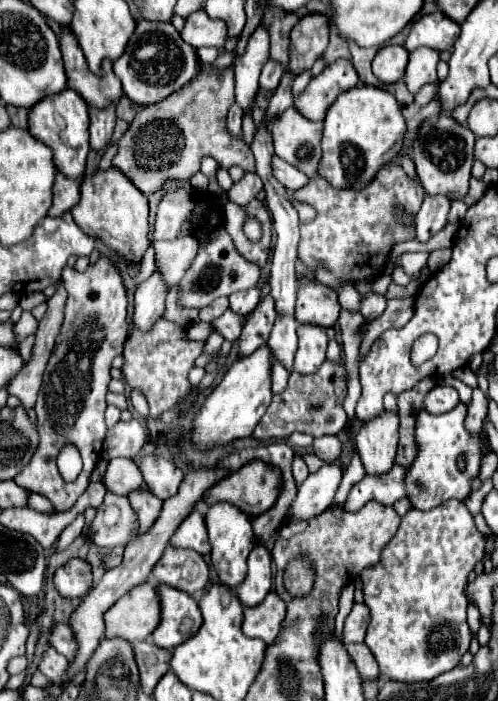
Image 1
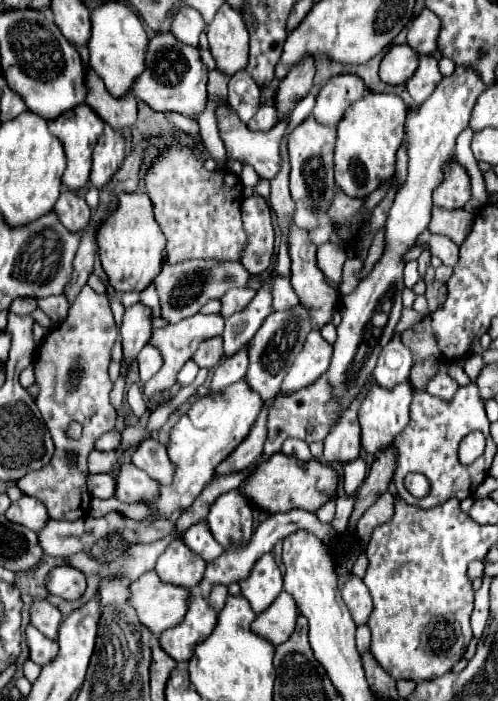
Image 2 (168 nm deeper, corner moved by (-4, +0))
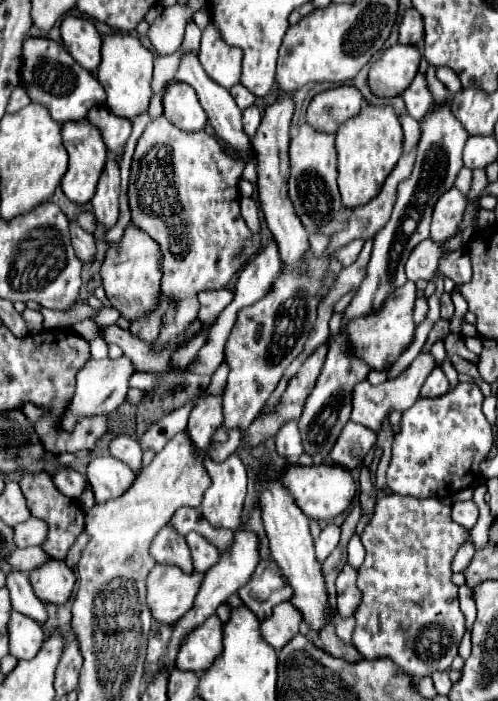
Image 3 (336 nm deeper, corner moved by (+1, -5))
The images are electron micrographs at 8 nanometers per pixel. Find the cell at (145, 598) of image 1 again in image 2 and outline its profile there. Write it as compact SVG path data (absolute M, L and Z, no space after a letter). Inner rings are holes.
M154 571L138 577L130 585L130 591L130 603L136 607L140 621L152 633L162 633L178 625L188 611L188 599L192 593L190 589L160 581Z

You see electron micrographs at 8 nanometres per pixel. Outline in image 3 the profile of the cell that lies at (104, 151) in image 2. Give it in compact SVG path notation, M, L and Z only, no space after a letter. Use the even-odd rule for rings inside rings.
M109 156L103 168L103 174L99 178L97 192L91 200L93 212L105 228L115 226L117 222L117 216L119 216L117 198L119 198L119 162Z

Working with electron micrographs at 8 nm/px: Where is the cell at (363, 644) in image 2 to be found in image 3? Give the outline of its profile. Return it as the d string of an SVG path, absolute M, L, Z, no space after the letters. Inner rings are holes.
M339 618L337 624L335 624L335 630L337 630L337 636L349 644L353 640L353 630L355 630L355 618Z

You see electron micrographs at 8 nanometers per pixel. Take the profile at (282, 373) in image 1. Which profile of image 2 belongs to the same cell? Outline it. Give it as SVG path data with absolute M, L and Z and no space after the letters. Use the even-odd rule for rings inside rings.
M300 303L294 309L286 309L282 313L272 311L264 319L262 327L258 329L258 333L254 335L254 339L248 345L250 363L248 363L248 371L244 377L244 381L250 385L250 389L262 397L262 401L270 401L272 397L276 397L276 393L280 391L282 379L290 371L290 365L294 363L296 355L302 351L302 345L310 331L312 331L310 313L306 313L306 307L302 307Z

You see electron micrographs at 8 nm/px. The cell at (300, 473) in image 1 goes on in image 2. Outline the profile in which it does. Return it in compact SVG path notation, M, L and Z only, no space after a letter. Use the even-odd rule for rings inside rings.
M286 439L284 445L282 445L282 453L294 455L294 457L298 457L298 459L302 459L302 461L312 459L310 449L308 449L308 443L306 443L306 441L298 441L298 439Z

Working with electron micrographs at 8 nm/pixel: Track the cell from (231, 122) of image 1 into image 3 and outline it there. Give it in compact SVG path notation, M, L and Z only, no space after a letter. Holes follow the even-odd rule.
M235 84L229 92L231 92L231 96L235 98L235 102L237 102L237 106L239 106L241 110L253 106L253 102L255 102L255 96L253 96L243 84Z

